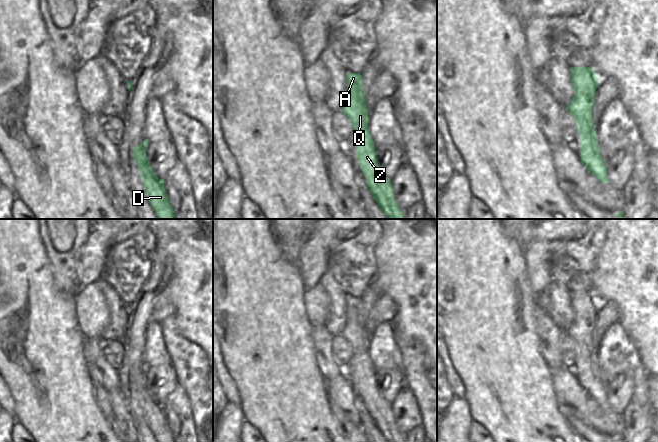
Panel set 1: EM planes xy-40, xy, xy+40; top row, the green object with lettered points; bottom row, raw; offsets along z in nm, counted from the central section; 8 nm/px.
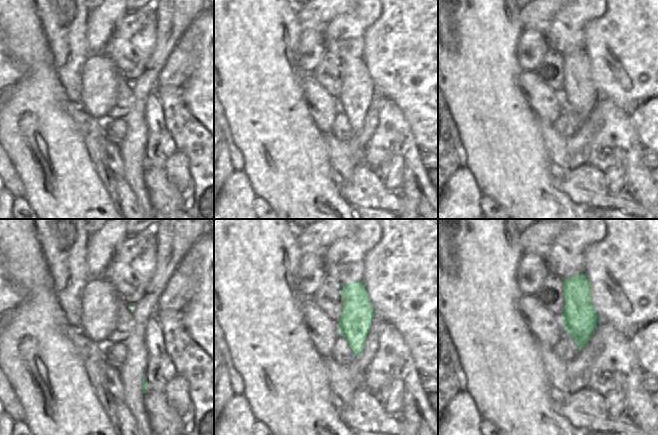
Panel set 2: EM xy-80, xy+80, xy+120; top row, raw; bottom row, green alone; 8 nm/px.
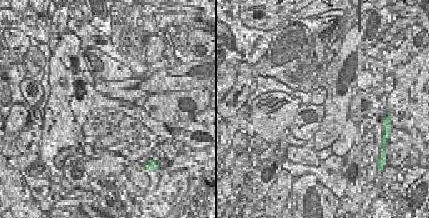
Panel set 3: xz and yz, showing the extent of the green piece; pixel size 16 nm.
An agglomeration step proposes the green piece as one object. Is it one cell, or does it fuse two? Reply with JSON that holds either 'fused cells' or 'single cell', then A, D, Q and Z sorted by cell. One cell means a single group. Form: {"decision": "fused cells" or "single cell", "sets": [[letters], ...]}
{"decision": "single cell", "sets": [["A", "D", "Q", "Z"]]}

